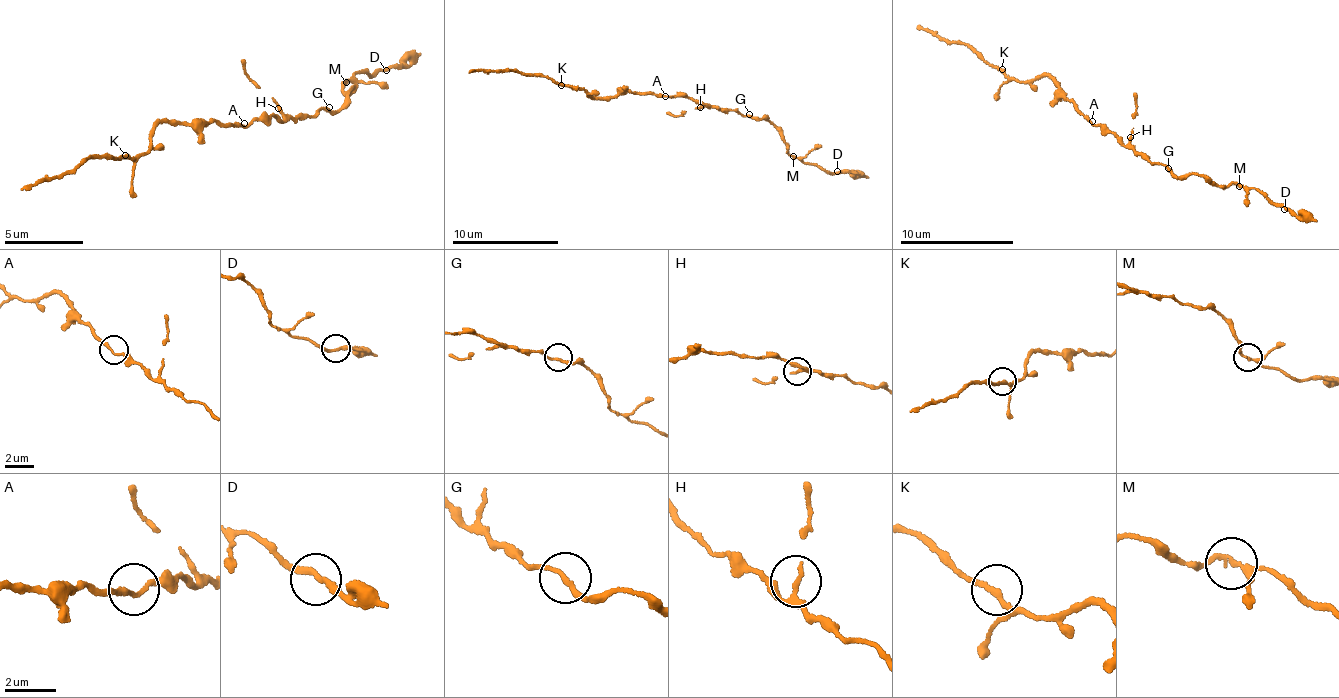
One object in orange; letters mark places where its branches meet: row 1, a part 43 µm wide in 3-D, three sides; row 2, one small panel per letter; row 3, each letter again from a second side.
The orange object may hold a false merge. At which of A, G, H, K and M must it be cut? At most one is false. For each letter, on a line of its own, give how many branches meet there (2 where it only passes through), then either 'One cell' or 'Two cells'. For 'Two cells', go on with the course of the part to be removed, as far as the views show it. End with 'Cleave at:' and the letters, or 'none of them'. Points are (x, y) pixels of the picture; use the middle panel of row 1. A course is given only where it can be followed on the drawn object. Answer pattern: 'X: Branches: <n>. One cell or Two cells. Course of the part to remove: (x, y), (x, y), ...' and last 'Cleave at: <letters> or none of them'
A: Branches: 2. One cell
G: Branches: 2. One cell
H: Branches: 2. One cell
K: Branches: 3. One cell
M: Branches: 3. One cell
Cleave at: none of them

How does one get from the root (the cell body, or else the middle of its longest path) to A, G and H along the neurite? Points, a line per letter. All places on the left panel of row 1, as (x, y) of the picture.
A: (259, 121), (247, 126), (244, 123)
G: (259, 121), (274, 115), (282, 122), (293, 117), (300, 119), (318, 112), (321, 107), (329, 107)
H: (259, 121), (274, 115), (278, 119), (278, 108)

